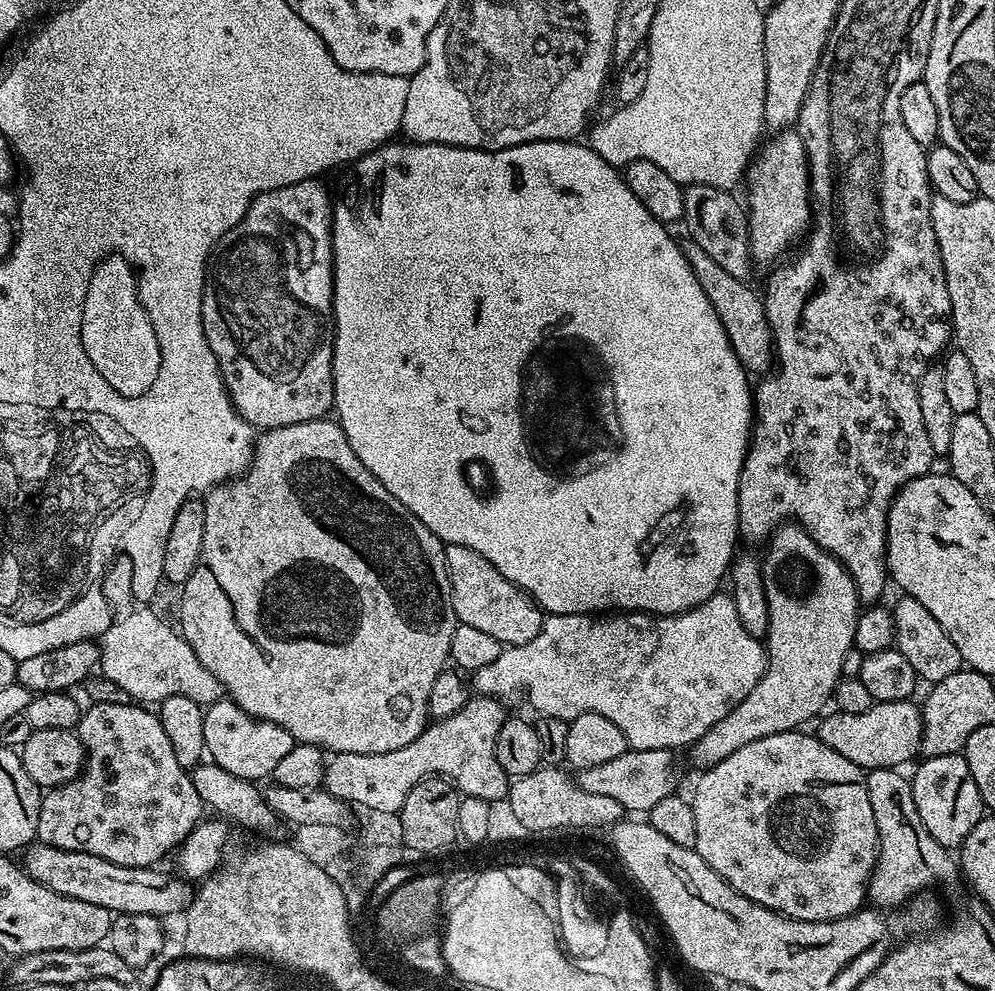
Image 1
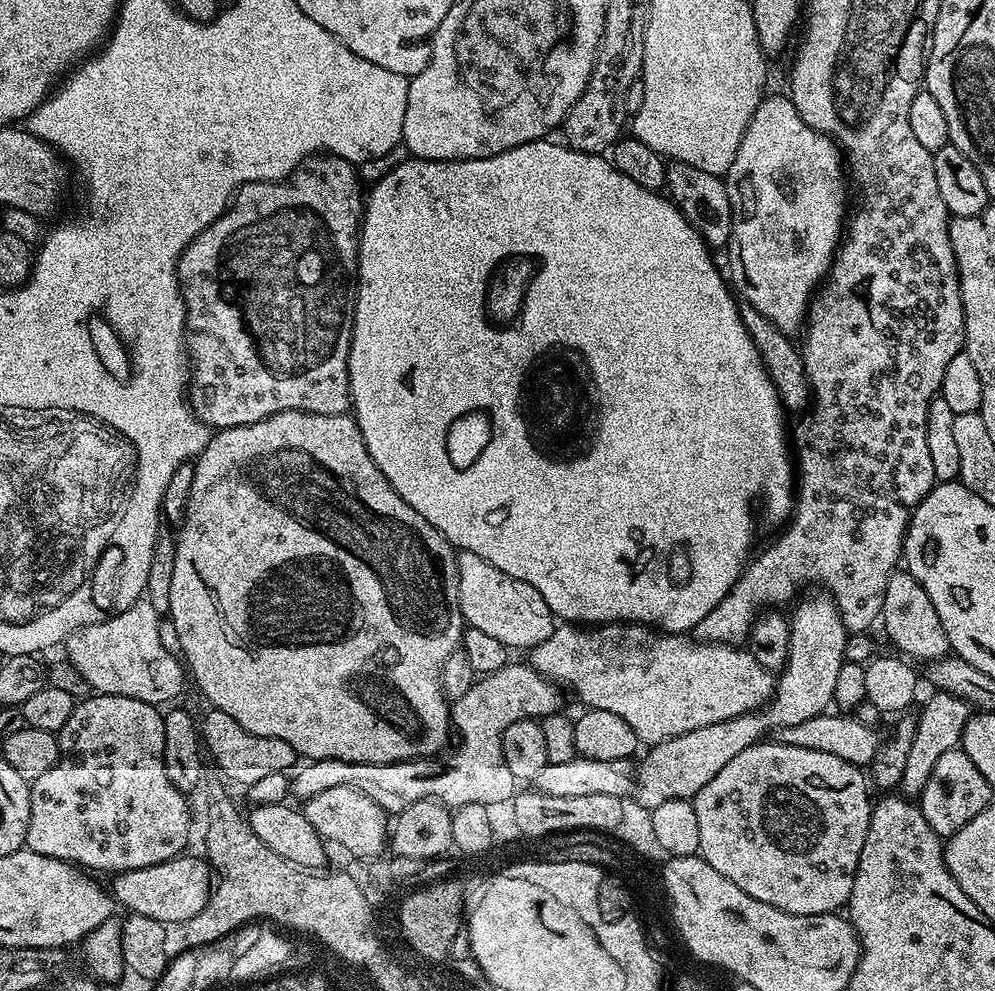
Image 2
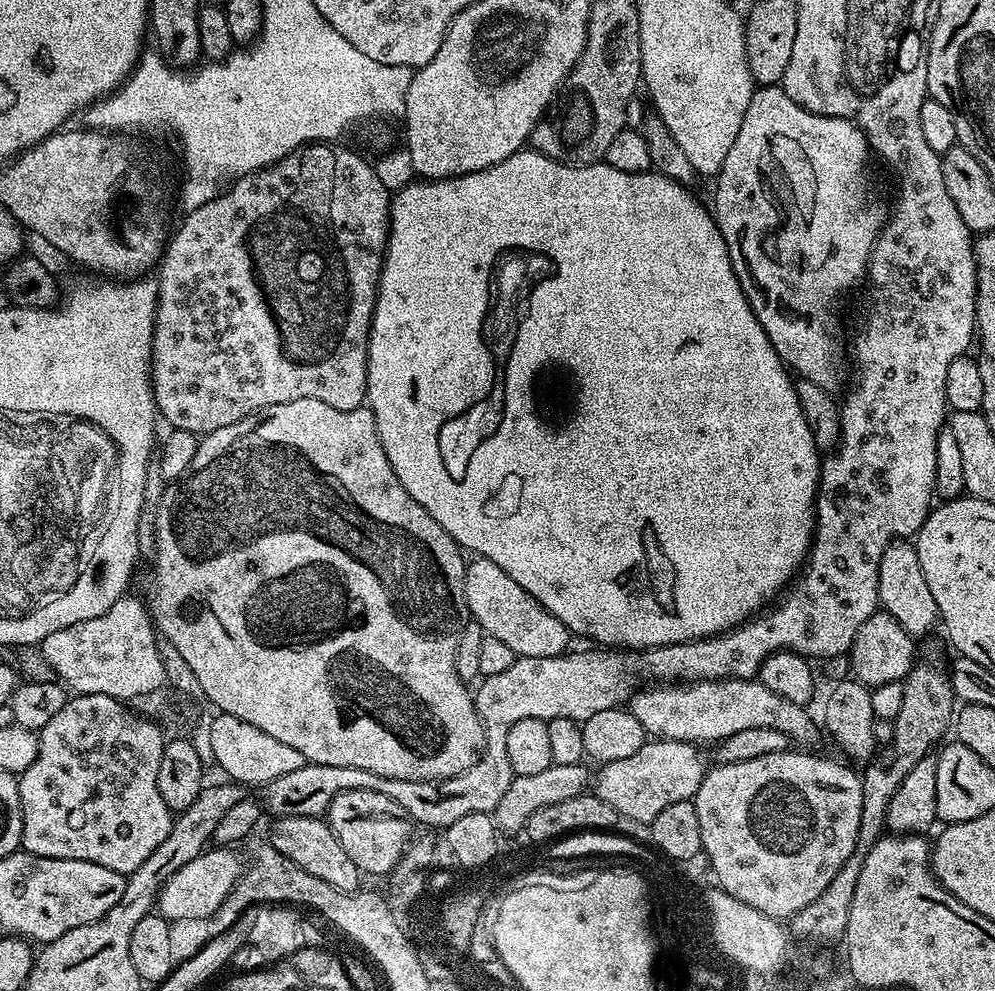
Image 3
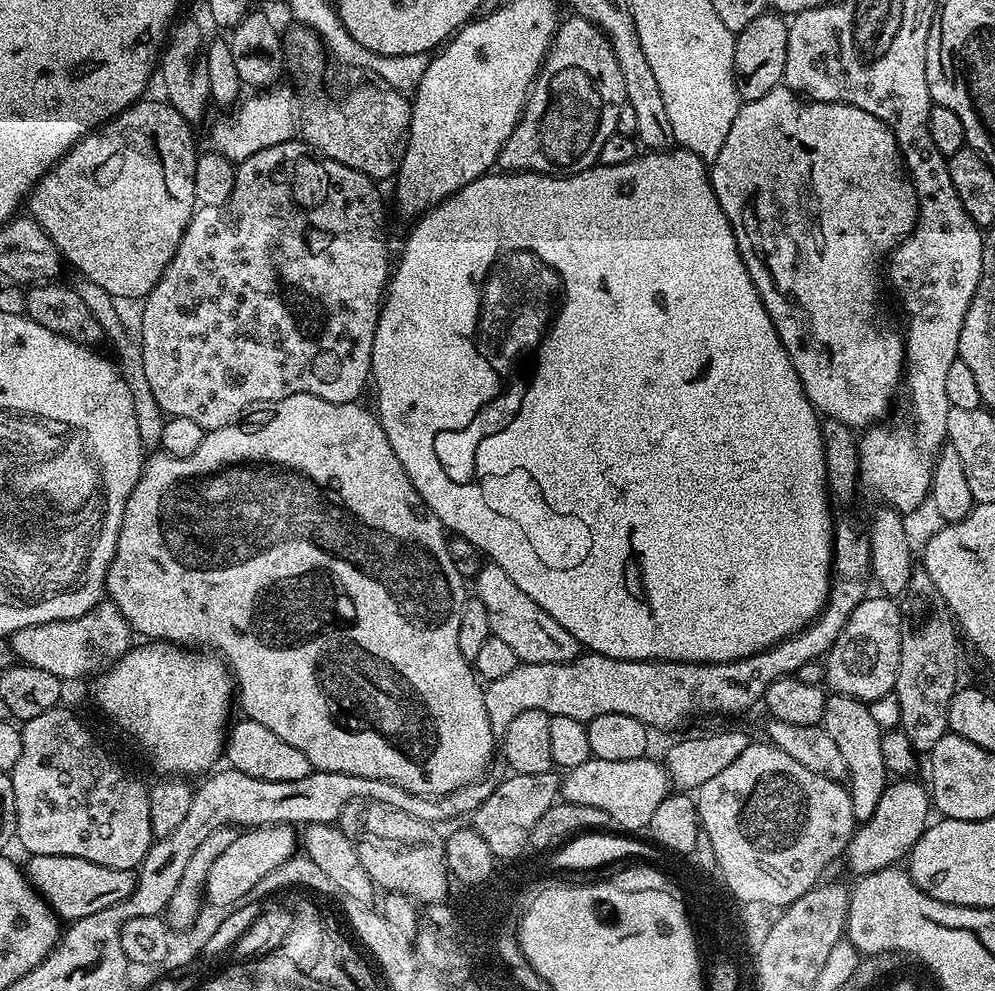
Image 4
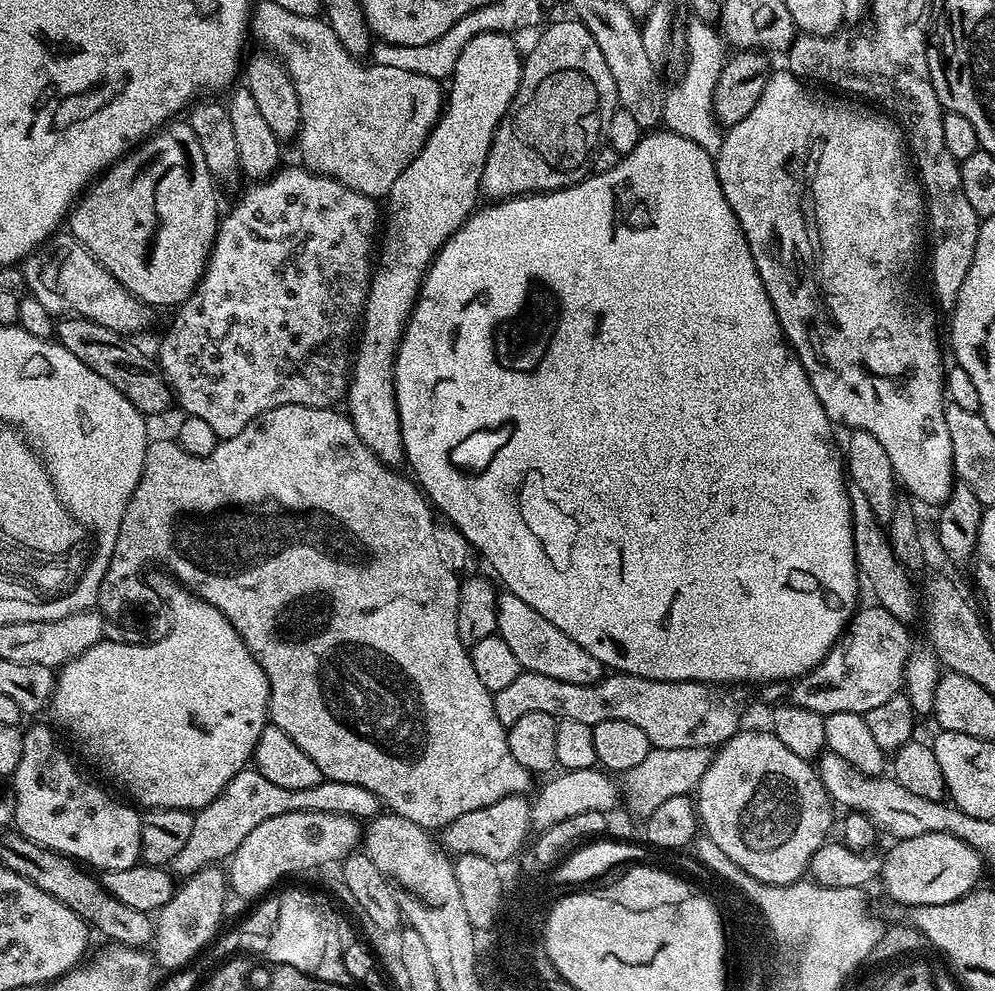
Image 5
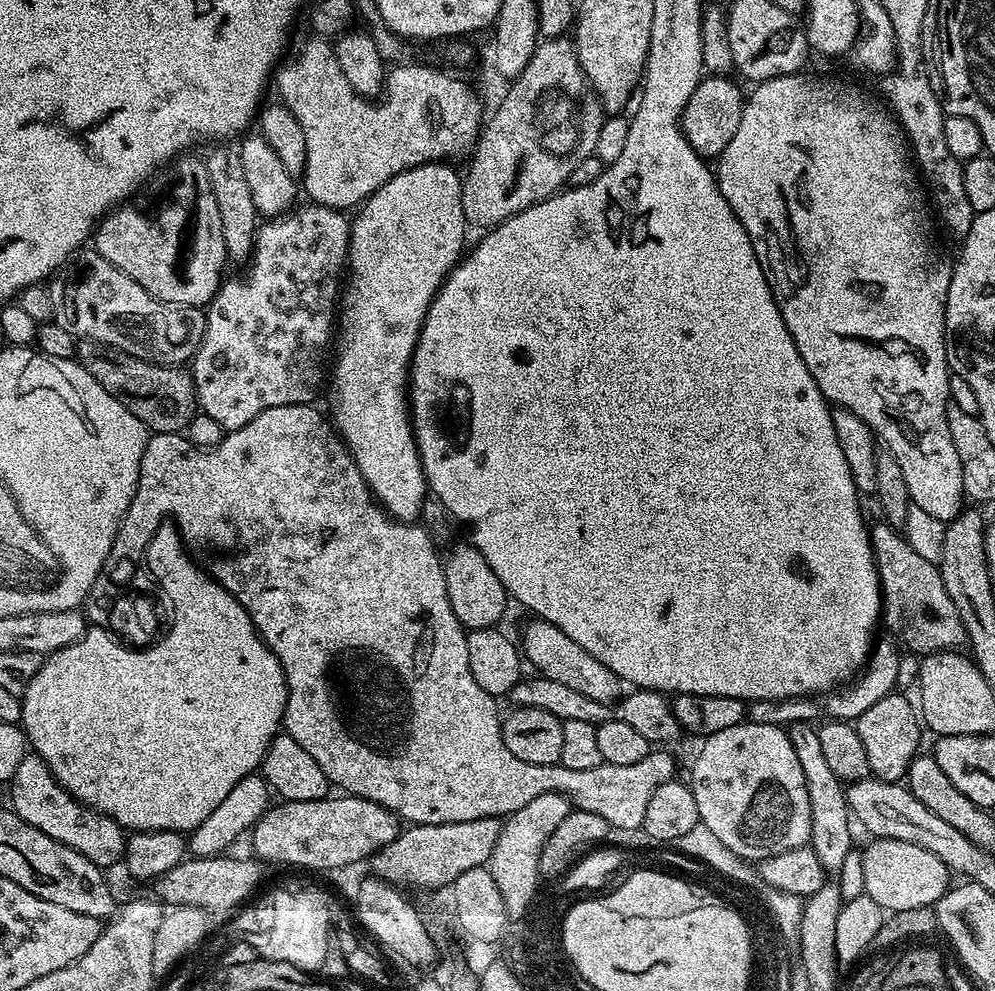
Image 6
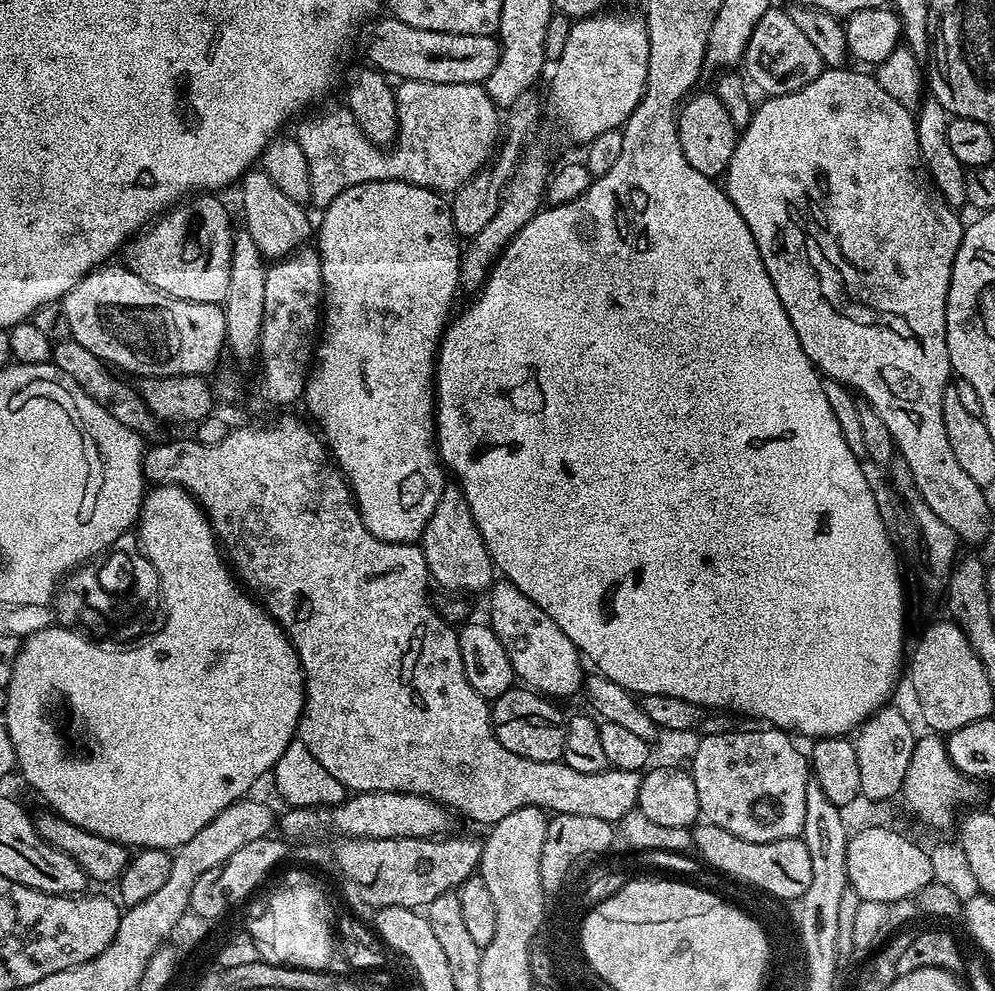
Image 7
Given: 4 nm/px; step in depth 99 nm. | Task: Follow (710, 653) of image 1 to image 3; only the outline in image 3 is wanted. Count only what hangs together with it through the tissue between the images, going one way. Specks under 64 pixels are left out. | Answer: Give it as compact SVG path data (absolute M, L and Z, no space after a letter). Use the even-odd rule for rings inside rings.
M753 678L751 680L698 680L695 682L668 682L663 686L648 686L648 688L643 692L643 690L637 691L633 695L630 701L630 710L634 714L634 718L638 718L638 722L642 722L645 733L651 734L653 737L659 738L661 740L686 740L689 742L701 742L700 740L712 740L711 742L719 742L730 734L738 734L738 730L747 730L748 728L757 726L766 726L769 730L782 730L782 734L788 736L789 741L798 743L797 745L804 746L807 740L812 740L816 736L816 728L818 732L818 724L808 717L809 709L802 704L795 704L794 702L787 701L786 698L780 697L778 694L774 693L773 690L767 688L767 686L760 684L759 680Z

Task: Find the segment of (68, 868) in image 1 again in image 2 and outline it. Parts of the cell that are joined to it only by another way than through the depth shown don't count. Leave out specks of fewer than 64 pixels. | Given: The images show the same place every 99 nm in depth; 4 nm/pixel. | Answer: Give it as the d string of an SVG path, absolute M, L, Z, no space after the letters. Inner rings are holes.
M181 854L173 860L167 860L154 866L146 866L138 870L126 870L115 873L111 877L110 891L112 899L120 904L131 915L154 918L165 926L183 926L187 924L202 906L206 906L214 887L214 873L207 861L196 856Z

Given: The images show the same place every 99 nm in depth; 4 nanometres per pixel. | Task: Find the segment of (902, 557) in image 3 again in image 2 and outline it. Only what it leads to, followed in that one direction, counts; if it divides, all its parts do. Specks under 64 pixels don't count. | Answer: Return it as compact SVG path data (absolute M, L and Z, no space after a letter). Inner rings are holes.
M897 570L890 574L888 600L882 602L880 614L886 620L888 616L888 636L892 639L892 644L896 647L893 649L897 653L913 661L924 660L923 662L940 660L949 655L946 630L942 630L942 618L938 618L938 610L934 610L934 602L930 602L930 594L922 590L922 586L907 570Z

